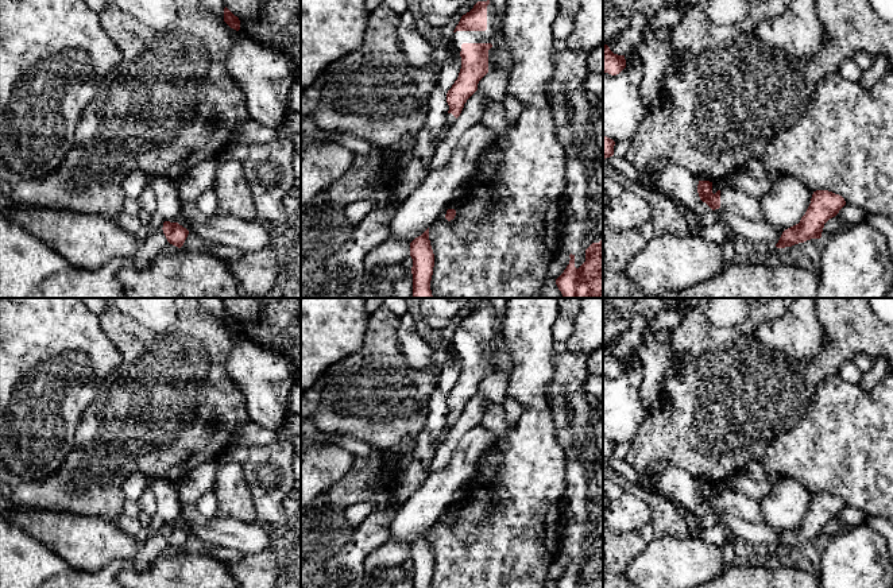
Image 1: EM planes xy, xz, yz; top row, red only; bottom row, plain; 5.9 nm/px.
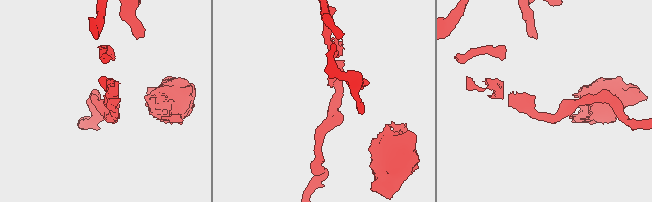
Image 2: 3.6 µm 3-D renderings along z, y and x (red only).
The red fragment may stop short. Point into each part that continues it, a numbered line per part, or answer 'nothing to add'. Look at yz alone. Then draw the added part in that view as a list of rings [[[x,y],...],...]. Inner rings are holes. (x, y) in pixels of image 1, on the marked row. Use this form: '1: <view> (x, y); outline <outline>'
1: yz (734, 201); outline [[[720,187],[720,209],[751,221],[762,221],[758,198],[732,187]]]

